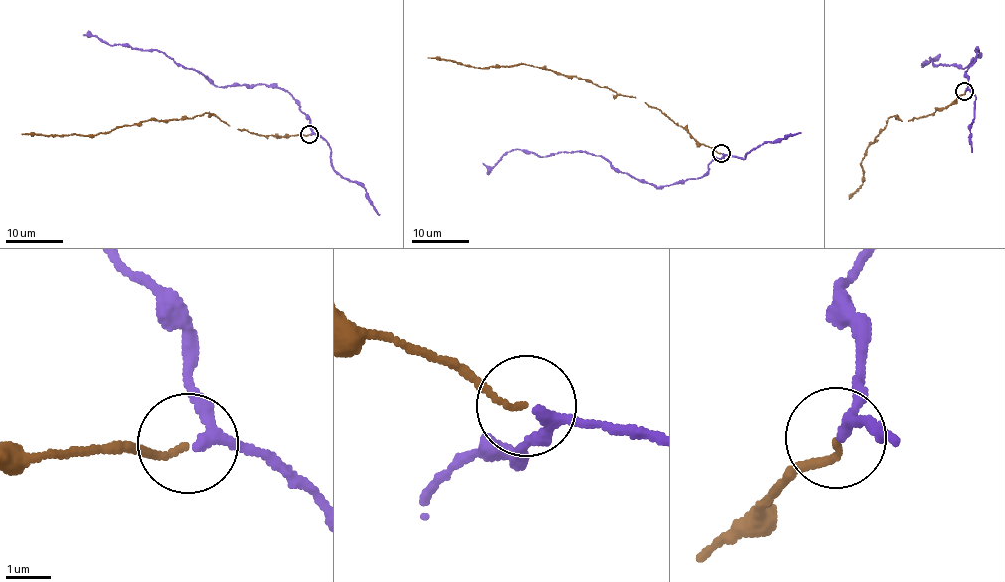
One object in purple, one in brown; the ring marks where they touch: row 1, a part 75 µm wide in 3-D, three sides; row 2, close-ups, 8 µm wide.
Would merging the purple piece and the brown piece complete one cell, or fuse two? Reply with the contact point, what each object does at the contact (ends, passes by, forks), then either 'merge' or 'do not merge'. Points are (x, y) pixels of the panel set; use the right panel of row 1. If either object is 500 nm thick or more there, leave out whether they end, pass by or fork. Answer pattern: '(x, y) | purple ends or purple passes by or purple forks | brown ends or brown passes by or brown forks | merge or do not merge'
(964, 91) | purple passes by | brown ends | merge

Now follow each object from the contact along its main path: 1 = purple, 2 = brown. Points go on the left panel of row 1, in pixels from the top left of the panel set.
1: (310, 134), (310, 120), (287, 92), (264, 84), (215, 87), (161, 51), (83, 34)
2: (309, 134), (250, 132), (204, 114), (180, 120), (143, 121), (94, 135), (22, 134)

